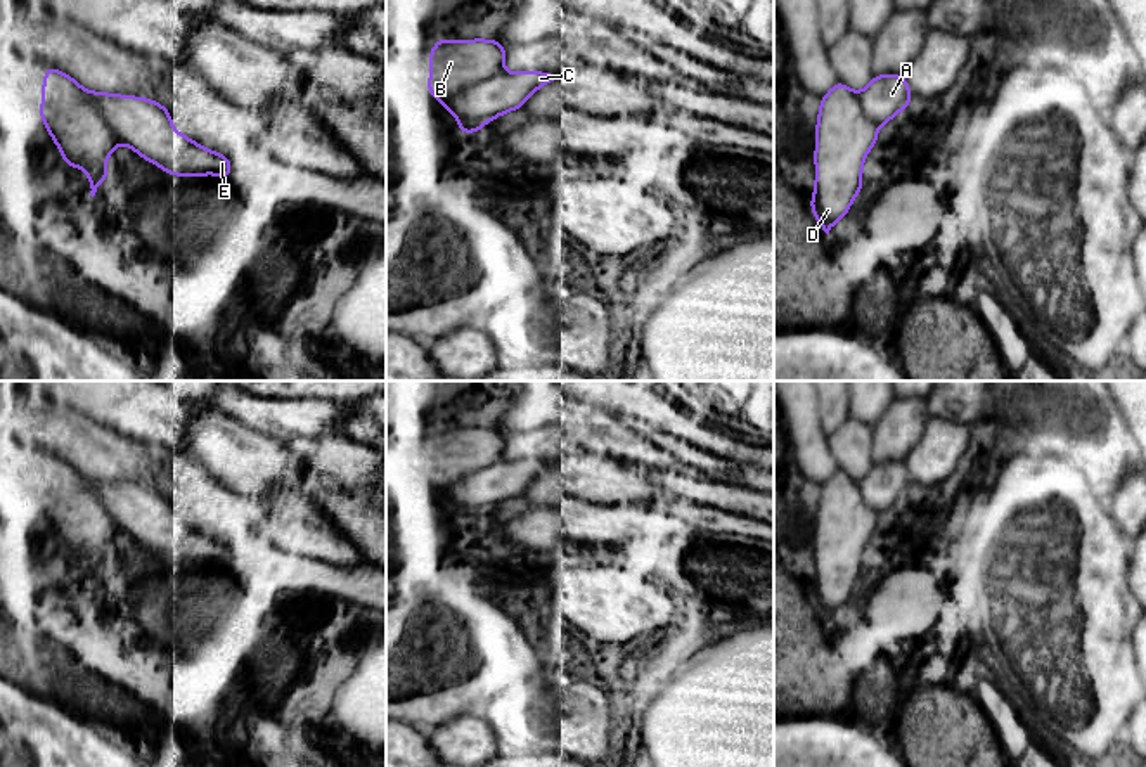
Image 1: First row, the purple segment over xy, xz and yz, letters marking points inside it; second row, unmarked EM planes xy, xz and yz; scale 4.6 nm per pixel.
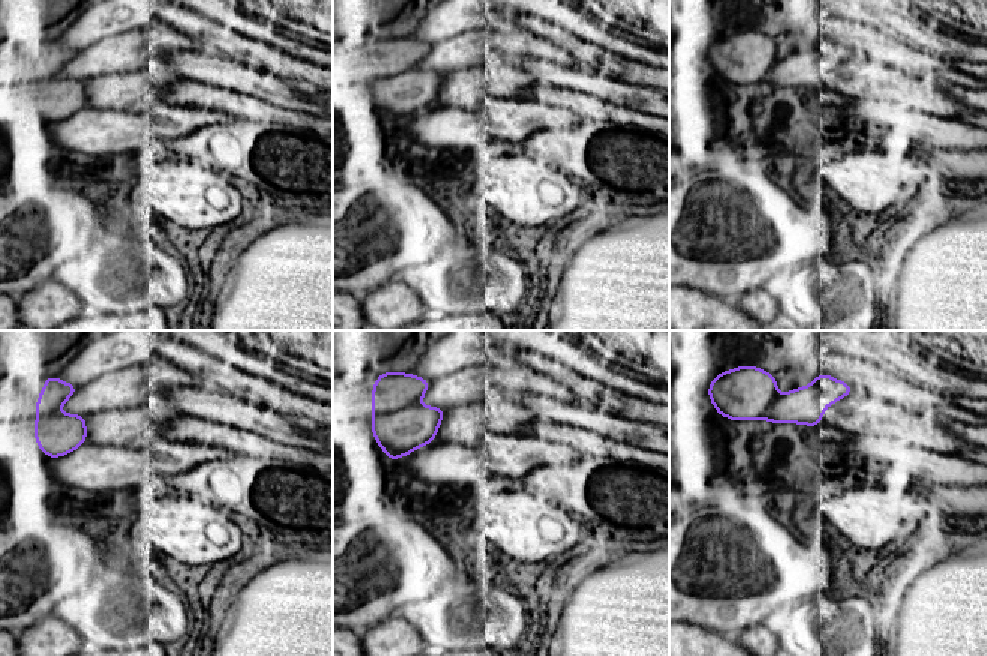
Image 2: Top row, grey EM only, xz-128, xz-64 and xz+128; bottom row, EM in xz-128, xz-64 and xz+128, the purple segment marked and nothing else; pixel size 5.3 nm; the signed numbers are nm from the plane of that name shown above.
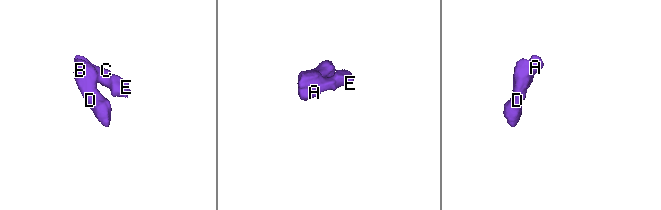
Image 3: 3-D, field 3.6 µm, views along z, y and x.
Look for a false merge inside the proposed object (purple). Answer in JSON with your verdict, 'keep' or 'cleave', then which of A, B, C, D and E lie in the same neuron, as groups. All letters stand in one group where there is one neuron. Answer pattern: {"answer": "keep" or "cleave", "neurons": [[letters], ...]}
{"answer": "cleave", "neurons": [["A", "C", "E"], ["B", "D"]]}

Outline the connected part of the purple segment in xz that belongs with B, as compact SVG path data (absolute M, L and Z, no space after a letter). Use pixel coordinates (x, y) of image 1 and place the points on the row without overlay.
M443 428L431 436L428 478L443 488L504 459L505 433L495 428Z

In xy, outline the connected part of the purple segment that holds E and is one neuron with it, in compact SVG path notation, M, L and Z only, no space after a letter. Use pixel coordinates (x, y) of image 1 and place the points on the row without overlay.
M90 480L90 487L106 504L118 532L130 533L140 545L161 554L166 563L203 564L213 561L229 568L229 544L209 538L171 512L166 493L145 485Z

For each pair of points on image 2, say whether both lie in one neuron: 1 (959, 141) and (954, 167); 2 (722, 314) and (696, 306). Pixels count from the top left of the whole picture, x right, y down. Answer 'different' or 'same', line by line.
1: different
2: same

